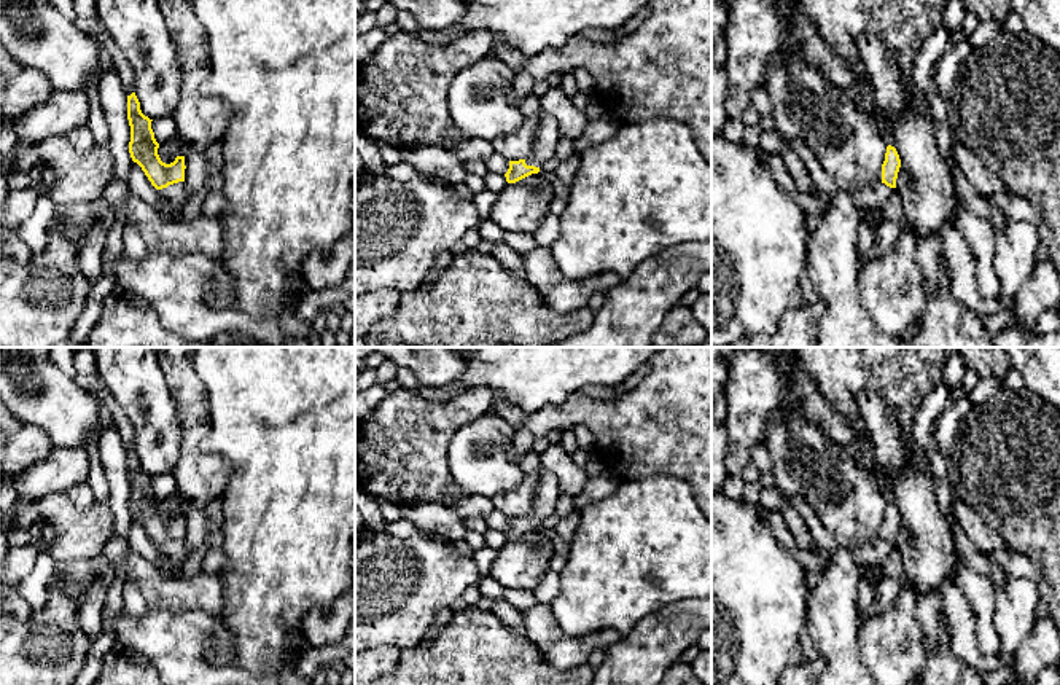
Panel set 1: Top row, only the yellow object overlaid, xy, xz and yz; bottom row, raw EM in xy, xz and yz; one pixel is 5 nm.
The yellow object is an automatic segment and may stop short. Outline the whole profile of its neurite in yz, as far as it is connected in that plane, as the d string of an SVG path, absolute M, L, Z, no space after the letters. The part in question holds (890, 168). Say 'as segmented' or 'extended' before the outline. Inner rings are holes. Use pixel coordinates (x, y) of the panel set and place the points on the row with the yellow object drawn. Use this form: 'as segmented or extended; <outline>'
extended; M888 145L885 161L882 164L882 180L871 188L853 190L852 198L859 209L874 210L882 209L887 199L896 193L896 178L901 167L901 159L894 147Z

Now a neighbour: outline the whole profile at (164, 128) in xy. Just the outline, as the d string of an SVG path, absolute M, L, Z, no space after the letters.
M162 116L151 121L151 129L158 143L167 143L178 139L173 116Z

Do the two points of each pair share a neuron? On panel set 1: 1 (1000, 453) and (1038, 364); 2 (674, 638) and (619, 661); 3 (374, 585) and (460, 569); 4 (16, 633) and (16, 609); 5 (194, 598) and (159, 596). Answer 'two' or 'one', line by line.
1: two
2: one
3: one
4: two
5: one

